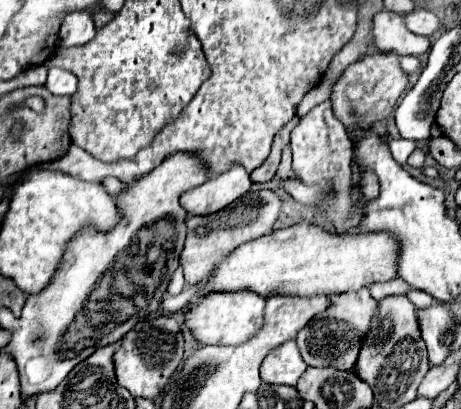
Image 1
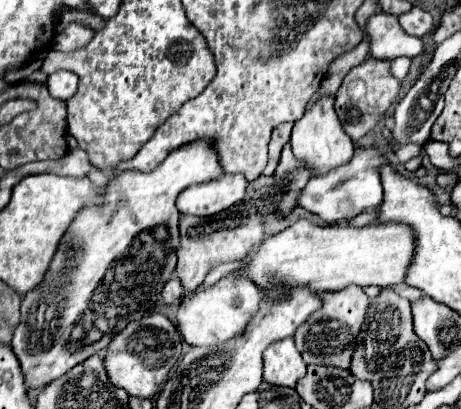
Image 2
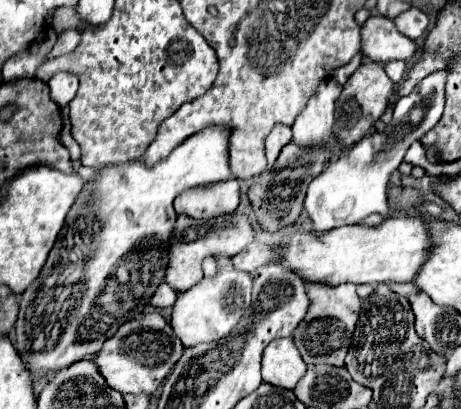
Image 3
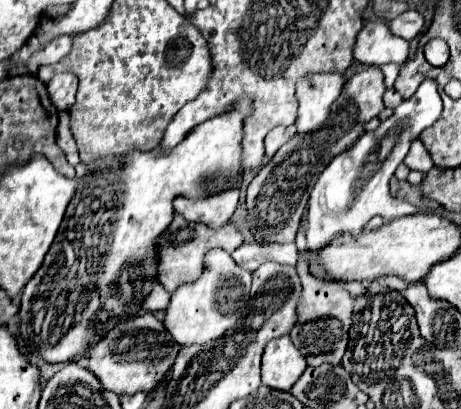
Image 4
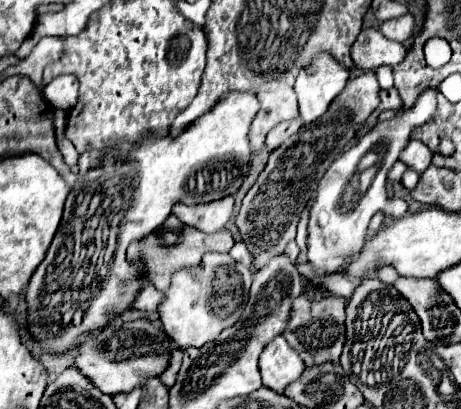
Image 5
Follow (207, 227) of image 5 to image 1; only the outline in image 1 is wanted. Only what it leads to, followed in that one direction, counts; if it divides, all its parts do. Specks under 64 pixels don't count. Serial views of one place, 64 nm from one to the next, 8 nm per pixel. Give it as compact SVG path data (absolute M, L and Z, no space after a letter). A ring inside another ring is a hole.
M234 164L228 172L212 176L204 184L184 192L180 204L188 214L214 214L250 190L252 182L244 168Z

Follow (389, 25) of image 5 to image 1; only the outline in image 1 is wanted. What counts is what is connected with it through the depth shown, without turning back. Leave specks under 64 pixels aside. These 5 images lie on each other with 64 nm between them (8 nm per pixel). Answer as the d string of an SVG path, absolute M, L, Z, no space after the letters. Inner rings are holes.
M414 8L410 14L404 16L404 24L408 26L410 32L420 34L420 36L432 36L438 32L438 18L436 14L424 10L424 8Z

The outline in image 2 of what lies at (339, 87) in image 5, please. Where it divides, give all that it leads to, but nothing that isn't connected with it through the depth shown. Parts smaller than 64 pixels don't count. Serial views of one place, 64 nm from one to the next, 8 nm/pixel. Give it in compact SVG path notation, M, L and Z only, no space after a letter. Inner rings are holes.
M320 96L314 106L310 106L304 116L294 122L294 128L292 128L292 150L294 150L294 156L298 160L302 160L312 172L314 176L320 176L332 168L338 168L342 164L348 164L348 160L352 158L354 154L354 142L346 136L346 132L342 130L342 124L334 112L334 96Z

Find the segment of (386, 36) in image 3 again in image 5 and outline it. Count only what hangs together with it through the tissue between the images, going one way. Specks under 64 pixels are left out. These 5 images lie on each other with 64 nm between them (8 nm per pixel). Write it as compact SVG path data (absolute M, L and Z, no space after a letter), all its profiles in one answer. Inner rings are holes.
M362 30L352 44L352 60L358 70L376 70L378 66L396 66L404 60L406 48L400 42L386 40L380 30Z

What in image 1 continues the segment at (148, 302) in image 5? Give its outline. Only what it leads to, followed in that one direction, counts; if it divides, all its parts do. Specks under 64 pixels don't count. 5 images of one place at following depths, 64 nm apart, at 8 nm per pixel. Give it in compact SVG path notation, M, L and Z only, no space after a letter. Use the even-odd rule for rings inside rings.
M178 268L174 274L172 274L172 278L170 278L170 284L168 284L168 294L180 294L182 290L184 290L184 276L182 276L182 268Z

